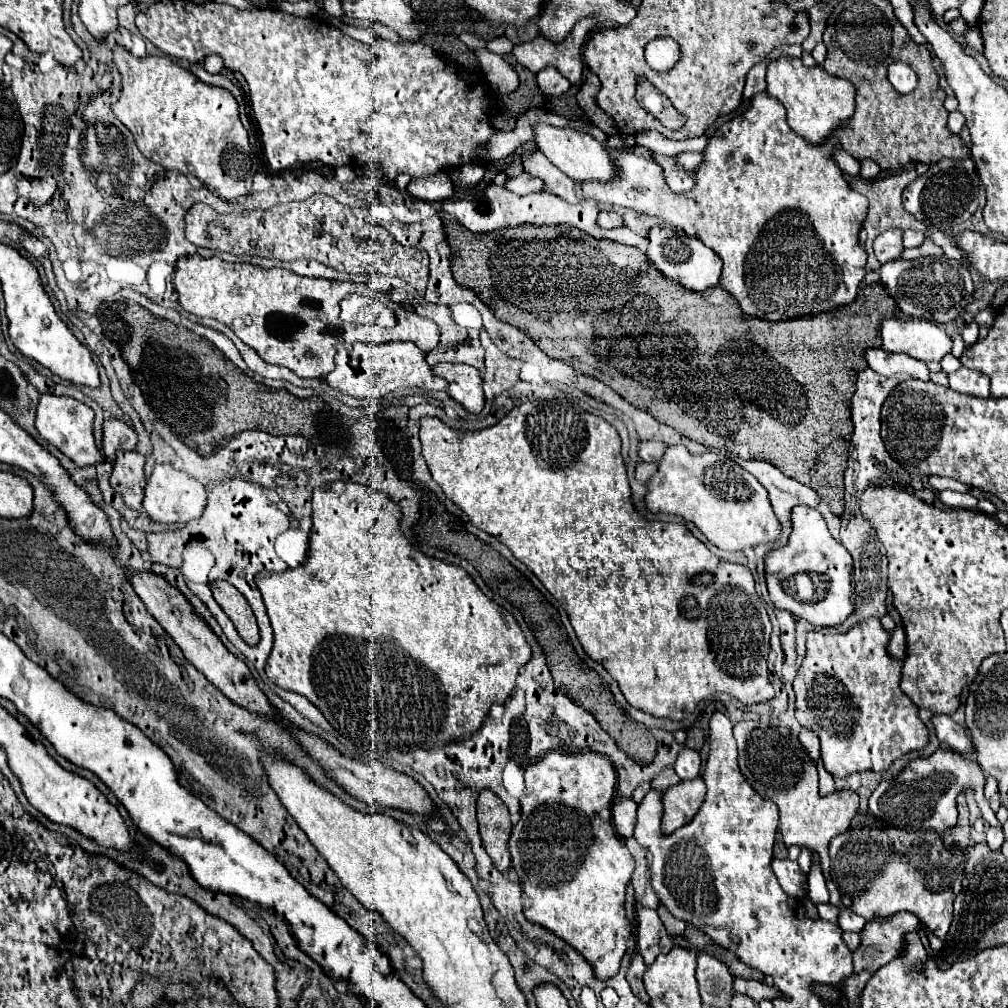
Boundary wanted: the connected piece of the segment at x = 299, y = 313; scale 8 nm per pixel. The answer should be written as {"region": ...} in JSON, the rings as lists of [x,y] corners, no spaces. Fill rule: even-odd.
{"region":[[[188,255],[176,263],[174,289],[184,311],[224,323],[266,363],[288,367],[298,377],[306,379],[324,379],[330,369],[334,369],[338,345],[376,345],[376,340],[381,343],[379,345],[386,341],[412,341],[422,349],[422,353],[428,353],[440,339],[438,325],[410,309],[396,307],[392,313],[386,305],[366,295],[346,297],[346,283],[342,281],[302,277],[280,267],[262,269],[254,265],[224,263],[218,257],[204,259],[200,255]],[[380,327],[394,329],[386,329],[384,337],[380,337]]]}

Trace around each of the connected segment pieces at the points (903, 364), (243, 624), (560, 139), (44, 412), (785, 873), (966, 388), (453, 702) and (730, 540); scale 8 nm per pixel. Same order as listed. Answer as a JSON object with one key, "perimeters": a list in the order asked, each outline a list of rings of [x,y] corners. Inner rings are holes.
{"perimeters":[[[[868,349],[866,361],[876,373],[880,373],[886,378],[898,377],[900,382],[910,378],[920,381],[930,379],[930,371],[926,367],[926,363],[912,359],[904,353],[886,353],[882,349]]],[[[212,581],[210,589],[214,593],[216,603],[222,607],[222,611],[234,623],[238,635],[248,645],[256,645],[260,641],[260,633],[258,633],[256,617],[254,617],[254,613],[250,609],[248,601],[244,599],[244,595],[234,585],[230,585],[228,581]]],[[[536,123],[534,127],[534,143],[536,147],[560,169],[564,171],[570,179],[582,183],[582,181],[608,181],[614,179],[616,167],[612,159],[608,157],[604,145],[596,141],[592,135],[570,129],[570,127],[552,127],[546,123]]],[[[44,393],[38,403],[38,413],[36,413],[36,429],[42,439],[46,439],[50,445],[58,447],[68,459],[72,459],[78,467],[88,467],[96,465],[102,459],[100,449],[94,443],[92,435],[92,421],[94,421],[94,411],[70,397],[58,397],[58,395],[48,395]]],[[[774,859],[772,861],[772,871],[778,879],[778,883],[782,885],[782,889],[786,893],[790,893],[792,897],[802,899],[804,897],[804,875],[800,873],[800,867],[796,861],[790,859]]],[[[960,367],[956,373],[948,375],[948,379],[950,379],[950,389],[958,393],[972,397],[990,397],[990,379],[980,371]]],[[[334,481],[326,483],[318,489],[314,489],[312,495],[312,533],[310,533],[310,551],[306,557],[306,563],[298,569],[290,569],[284,573],[272,573],[264,571],[256,575],[256,585],[264,597],[264,605],[268,609],[268,617],[272,621],[274,629],[274,647],[266,663],[266,675],[270,681],[274,681],[278,687],[294,691],[304,695],[310,703],[314,703],[324,717],[330,721],[330,725],[356,743],[356,747],[362,747],[364,751],[380,751],[386,747],[394,749],[432,749],[444,743],[452,743],[462,735],[476,733],[478,727],[482,727],[484,717],[488,715],[492,705],[504,705],[508,695],[512,693],[516,685],[518,671],[530,661],[530,645],[526,643],[520,625],[514,621],[512,615],[500,611],[492,599],[488,599],[476,583],[470,579],[470,575],[456,565],[448,565],[444,561],[432,559],[424,555],[422,551],[414,549],[408,539],[400,531],[400,507],[380,491],[374,491],[368,485],[360,483],[344,483]],[[384,641],[392,641],[392,659],[388,655],[386,663],[378,663],[378,645]]],[[[684,445],[668,447],[662,461],[658,463],[658,471],[650,477],[646,487],[648,487],[648,493],[646,493],[644,501],[646,501],[646,509],[650,513],[668,513],[668,515],[684,517],[686,521],[694,523],[704,533],[704,537],[710,543],[714,543],[718,549],[742,551],[746,547],[754,547],[760,543],[776,543],[778,541],[780,523],[772,511],[766,489],[758,483],[758,479],[752,473],[748,473],[746,469],[736,465],[736,461],[732,461],[726,455],[712,453],[712,451],[694,455]]]]}

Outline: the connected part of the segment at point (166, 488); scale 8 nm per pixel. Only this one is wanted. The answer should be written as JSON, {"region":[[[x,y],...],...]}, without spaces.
{"region":[[[170,463],[156,465],[152,471],[152,477],[146,483],[144,489],[144,509],[148,511],[152,521],[158,523],[188,523],[192,519],[198,519],[206,507],[206,489],[200,481],[190,477],[182,469],[174,469]]]}

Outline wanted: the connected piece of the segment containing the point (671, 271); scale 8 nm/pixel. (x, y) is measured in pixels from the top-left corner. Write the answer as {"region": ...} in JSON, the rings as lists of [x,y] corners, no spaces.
{"region":[[[654,225],[648,231],[648,241],[650,243],[646,249],[646,257],[664,277],[676,281],[678,285],[690,291],[706,291],[718,285],[720,271],[722,271],[722,259],[718,259],[718,255],[712,249],[702,245],[700,239],[688,237],[682,231],[672,229],[668,225]]]}

